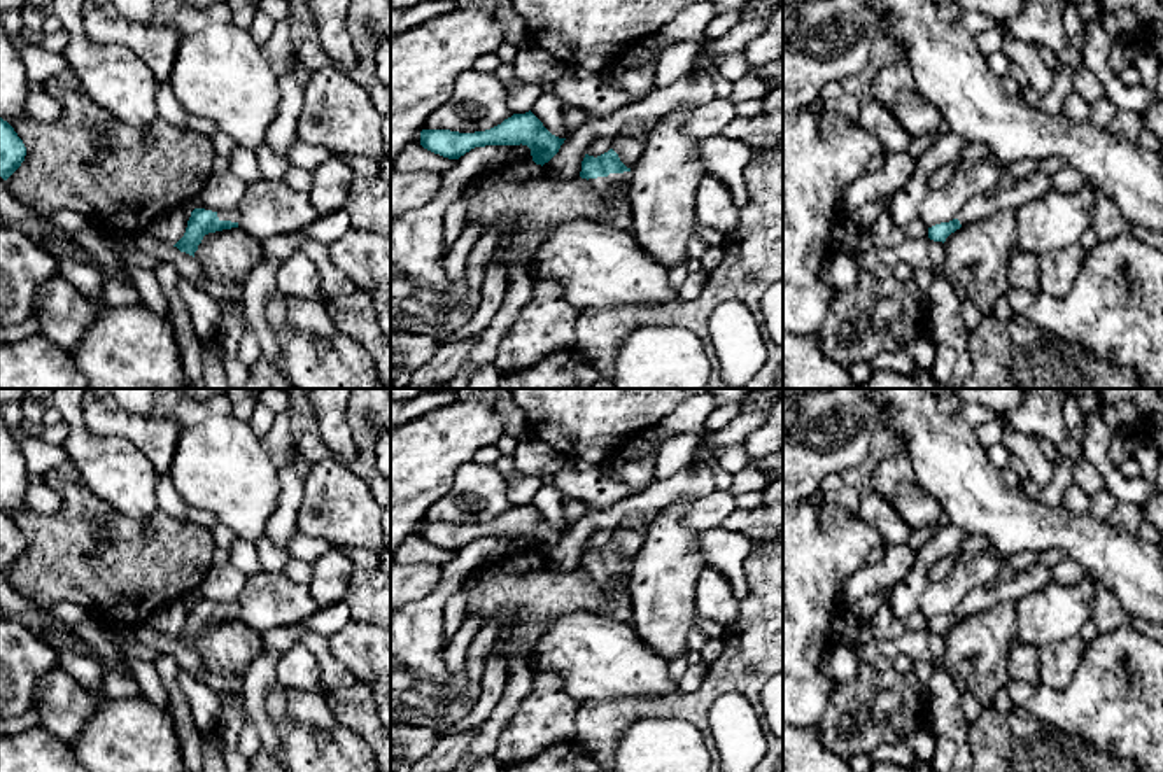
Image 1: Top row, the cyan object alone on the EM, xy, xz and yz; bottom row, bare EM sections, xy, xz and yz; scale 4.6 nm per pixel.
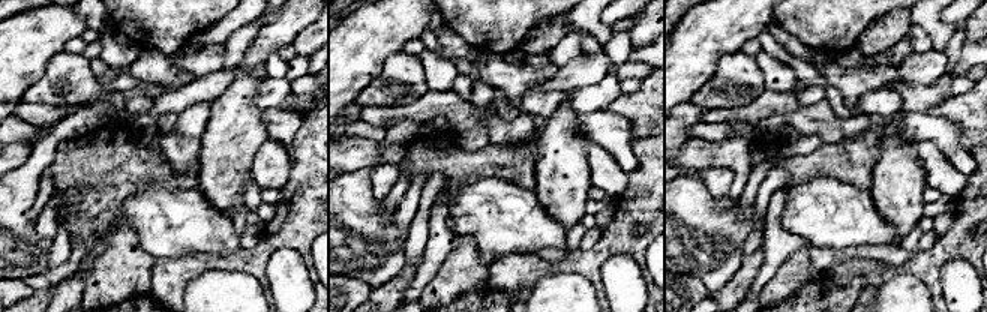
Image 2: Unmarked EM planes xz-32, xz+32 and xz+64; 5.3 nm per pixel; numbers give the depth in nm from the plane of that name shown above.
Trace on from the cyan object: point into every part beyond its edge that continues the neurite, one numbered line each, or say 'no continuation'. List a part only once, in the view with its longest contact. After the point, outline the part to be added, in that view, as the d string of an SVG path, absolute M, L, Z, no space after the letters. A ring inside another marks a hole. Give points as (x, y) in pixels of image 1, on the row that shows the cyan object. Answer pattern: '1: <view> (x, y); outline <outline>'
1: xz (613, 184); outline M632 172L610 173L608 177L589 179L606 198L618 196L629 191Z

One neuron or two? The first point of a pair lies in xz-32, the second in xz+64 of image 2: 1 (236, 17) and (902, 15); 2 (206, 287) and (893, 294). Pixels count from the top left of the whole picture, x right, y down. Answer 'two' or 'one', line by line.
1: two
2: one

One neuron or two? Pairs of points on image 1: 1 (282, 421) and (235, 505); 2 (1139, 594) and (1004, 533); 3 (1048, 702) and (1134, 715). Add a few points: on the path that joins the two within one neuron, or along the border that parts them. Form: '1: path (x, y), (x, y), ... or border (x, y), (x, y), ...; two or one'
1: border (258, 438), (267, 454); two
2: path (1106, 561), (1081, 536), (1071, 533), (1037, 533); one
3: path (1069, 708), (1113, 708); one

